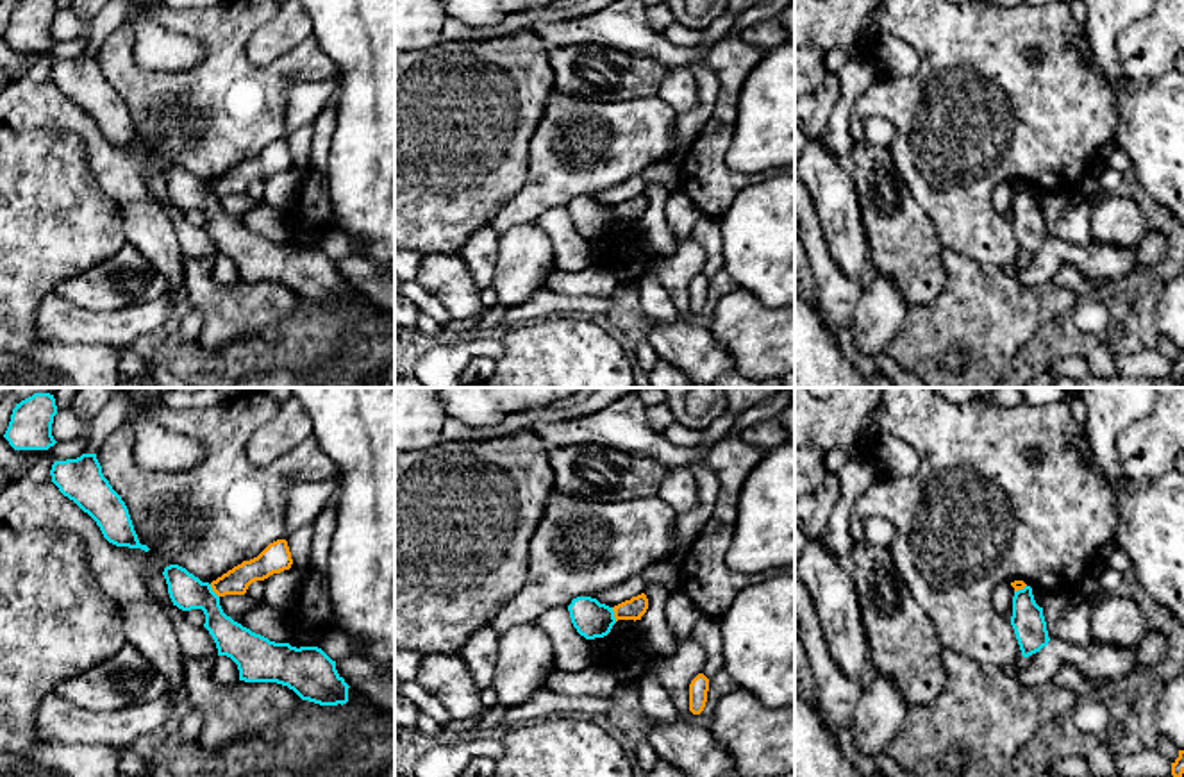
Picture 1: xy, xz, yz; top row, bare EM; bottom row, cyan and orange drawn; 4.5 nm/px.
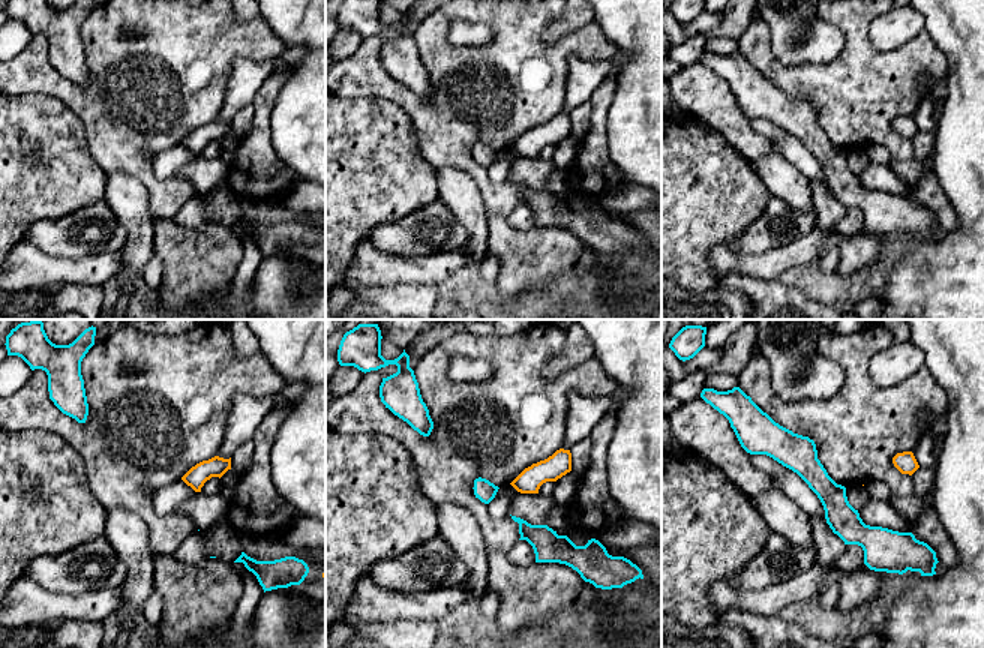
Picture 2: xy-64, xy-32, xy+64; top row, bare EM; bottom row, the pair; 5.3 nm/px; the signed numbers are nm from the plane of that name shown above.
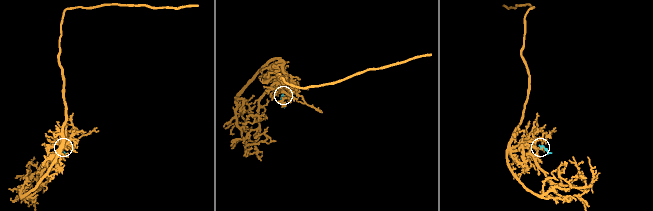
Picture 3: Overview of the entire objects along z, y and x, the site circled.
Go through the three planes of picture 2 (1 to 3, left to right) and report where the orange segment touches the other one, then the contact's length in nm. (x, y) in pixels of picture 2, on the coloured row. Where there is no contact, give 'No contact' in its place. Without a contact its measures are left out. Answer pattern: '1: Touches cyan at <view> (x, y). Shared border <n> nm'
1: No contact
2: No contact
3: No contact

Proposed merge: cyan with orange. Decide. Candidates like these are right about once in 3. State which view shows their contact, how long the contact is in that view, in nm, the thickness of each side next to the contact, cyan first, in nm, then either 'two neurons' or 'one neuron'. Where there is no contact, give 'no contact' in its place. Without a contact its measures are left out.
xz | 70 nm | 160/100 nm | one neuron

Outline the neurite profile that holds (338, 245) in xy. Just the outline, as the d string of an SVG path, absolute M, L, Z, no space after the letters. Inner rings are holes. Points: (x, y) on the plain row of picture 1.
M332 229L323 234L320 248L332 259L341 261L350 255L363 255L368 250L368 245L350 234Z

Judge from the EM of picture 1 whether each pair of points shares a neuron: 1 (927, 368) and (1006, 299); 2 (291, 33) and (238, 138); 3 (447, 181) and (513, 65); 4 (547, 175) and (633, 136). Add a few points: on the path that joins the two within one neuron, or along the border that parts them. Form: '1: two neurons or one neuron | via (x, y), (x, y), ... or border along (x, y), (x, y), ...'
1: one neuron | via (938, 347), (974, 311), (984, 311)
2: two neurons | border along (311, 34), (263, 65), (254, 65), (245, 54)
3: one neuron | via (447, 152), (447, 138), (490, 93)
4: one neuron | via (570, 174), (592, 149), (609, 149)

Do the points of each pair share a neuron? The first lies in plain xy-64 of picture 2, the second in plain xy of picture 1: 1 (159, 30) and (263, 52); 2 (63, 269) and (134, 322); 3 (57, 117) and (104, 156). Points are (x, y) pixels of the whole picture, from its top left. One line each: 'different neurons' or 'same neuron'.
1: different neurons
2: same neuron
3: different neurons

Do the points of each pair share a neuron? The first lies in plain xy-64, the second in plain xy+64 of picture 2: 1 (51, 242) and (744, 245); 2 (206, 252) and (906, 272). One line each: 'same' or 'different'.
1: same
2: different

